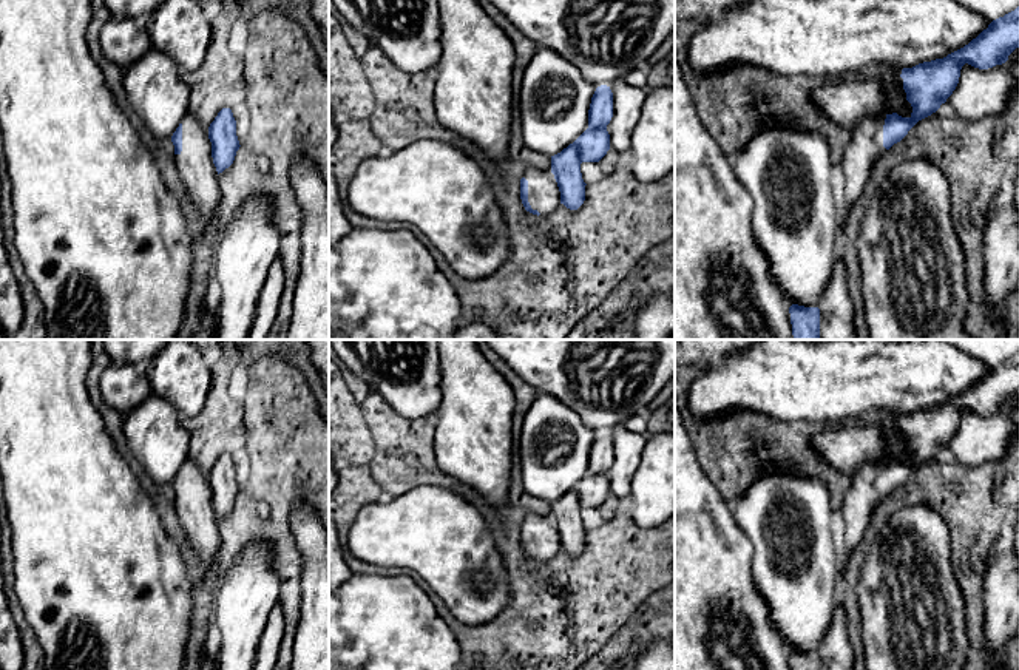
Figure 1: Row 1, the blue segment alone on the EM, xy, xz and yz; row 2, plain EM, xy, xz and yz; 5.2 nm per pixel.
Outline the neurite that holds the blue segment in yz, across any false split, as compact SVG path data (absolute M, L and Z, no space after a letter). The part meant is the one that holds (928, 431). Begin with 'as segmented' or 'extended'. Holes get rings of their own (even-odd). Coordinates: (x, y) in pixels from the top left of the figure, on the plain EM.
extended; M1019 352L993 366L976 384L946 403L903 414L897 429L905 435L912 459L909 463L897 459L872 462L852 475L841 506L845 560L840 570L851 559L854 548L865 540L865 531L880 502L900 488L919 466L946 448L959 429L962 412L968 409L988 415L1002 411L1016 394L1019 394Z

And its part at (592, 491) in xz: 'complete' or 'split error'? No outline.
split error

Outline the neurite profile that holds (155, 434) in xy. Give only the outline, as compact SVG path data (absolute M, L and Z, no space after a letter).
M151 394L125 415L122 431L145 474L157 485L171 485L190 457L190 434L179 411L168 400Z

